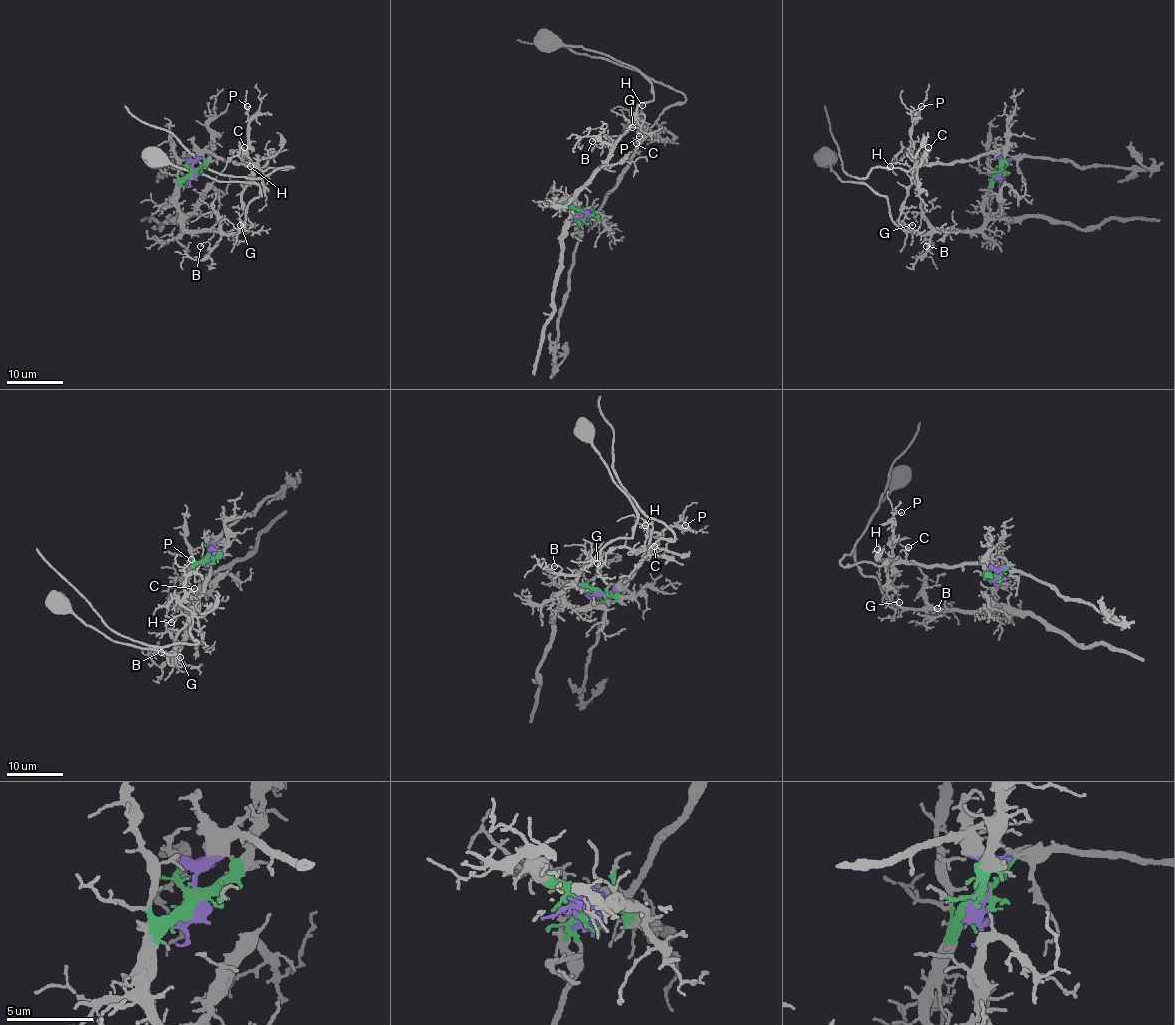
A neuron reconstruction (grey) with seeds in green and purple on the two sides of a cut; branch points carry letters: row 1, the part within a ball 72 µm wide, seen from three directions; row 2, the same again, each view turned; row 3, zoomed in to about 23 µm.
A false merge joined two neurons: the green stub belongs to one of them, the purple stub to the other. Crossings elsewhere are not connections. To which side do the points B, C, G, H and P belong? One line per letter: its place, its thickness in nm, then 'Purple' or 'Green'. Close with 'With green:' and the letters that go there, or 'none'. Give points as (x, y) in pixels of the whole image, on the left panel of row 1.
B: Place: (200, 246). Thickness 120 nm. Green
C: Place: (244, 147). Thickness 150 nm. Purple
G: Place: (240, 225). Thickness 100 nm. Green
H: Place: (250, 166). Thickness 100 nm. Purple
P: Place: (247, 106). Thickness 130 nm. Purple
With green: B, G

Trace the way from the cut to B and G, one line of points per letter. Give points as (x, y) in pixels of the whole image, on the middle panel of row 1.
B: (584, 215), (568, 200), (612, 148), (605, 142), (592, 141)
G: (584, 215), (568, 200), (574, 198), (607, 156), (609, 148), (635, 120), (633, 127)

